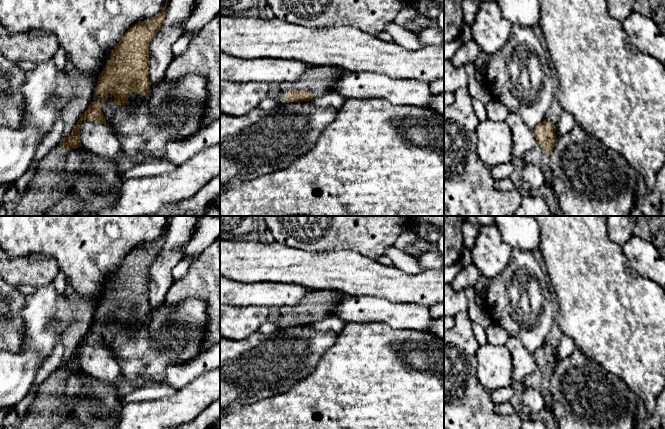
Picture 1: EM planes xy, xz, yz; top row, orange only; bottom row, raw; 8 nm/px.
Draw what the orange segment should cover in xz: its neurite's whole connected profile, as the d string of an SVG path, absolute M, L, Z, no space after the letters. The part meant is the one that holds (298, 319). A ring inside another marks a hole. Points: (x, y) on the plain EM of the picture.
M336 291L311 292L298 305L277 308L280 318L275 325L283 329L321 321L331 314L331 309L342 297L343 294Z

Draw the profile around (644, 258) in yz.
M633 235L622 247L631 267L665 291L665 259L650 242Z

